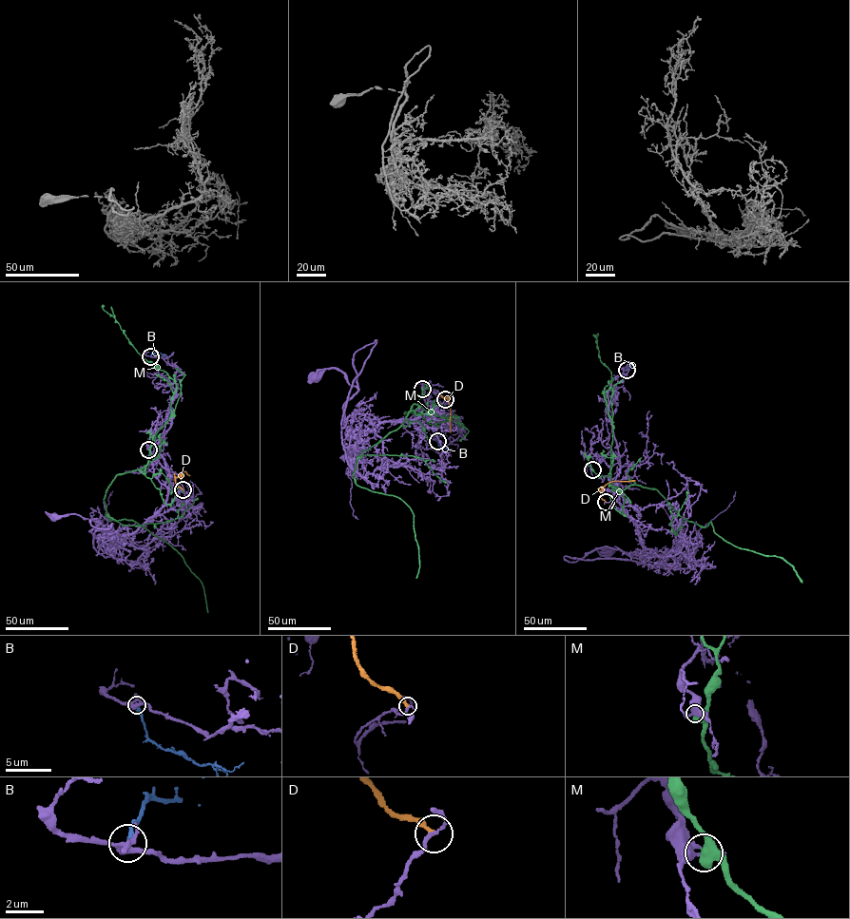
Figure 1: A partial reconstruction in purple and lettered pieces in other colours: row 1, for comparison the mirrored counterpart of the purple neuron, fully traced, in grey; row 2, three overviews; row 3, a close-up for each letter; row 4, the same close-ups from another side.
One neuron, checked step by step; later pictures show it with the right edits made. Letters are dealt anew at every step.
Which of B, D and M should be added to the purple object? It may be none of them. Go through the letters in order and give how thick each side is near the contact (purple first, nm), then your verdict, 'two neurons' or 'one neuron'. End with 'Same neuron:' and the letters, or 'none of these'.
B: calibres 260 and 240 nm; two neurons
D: calibres 170 and 240 nm; two neurons
M: calibres 320 and 600 nm; two neurons
Same neuron: none of these

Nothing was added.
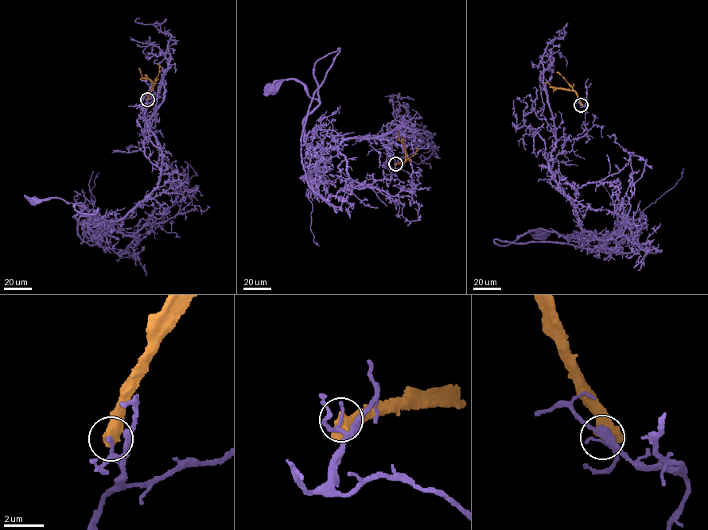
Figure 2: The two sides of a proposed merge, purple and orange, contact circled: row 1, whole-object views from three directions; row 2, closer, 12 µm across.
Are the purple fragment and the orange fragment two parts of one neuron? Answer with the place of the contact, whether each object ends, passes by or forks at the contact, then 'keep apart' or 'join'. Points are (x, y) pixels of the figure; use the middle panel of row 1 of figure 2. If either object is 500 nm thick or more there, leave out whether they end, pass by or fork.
place (395, 164); keep apart

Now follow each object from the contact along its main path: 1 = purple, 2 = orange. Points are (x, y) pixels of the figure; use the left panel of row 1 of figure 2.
1: (147, 99), (144, 152), (160, 176), (149, 195), (106, 221), (33, 200)
2: (147, 98), (153, 85), (148, 78), (142, 77), (138, 68)

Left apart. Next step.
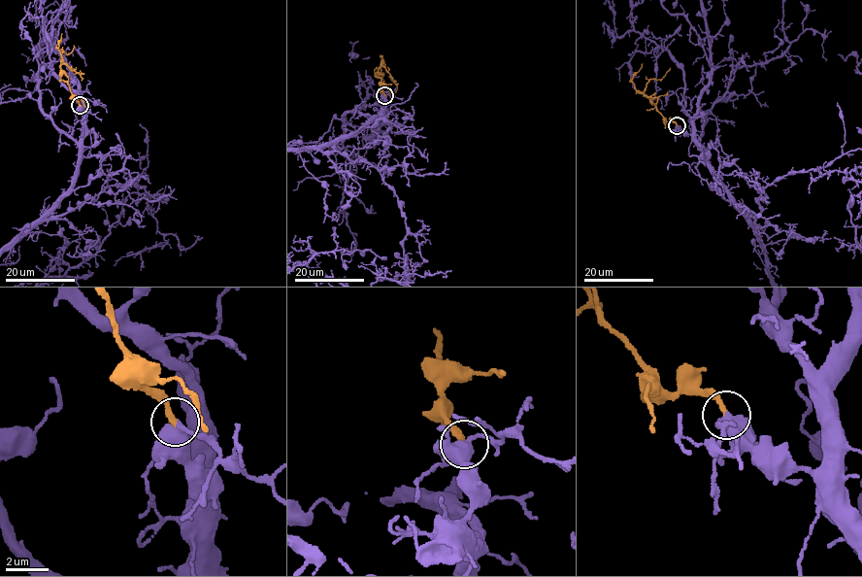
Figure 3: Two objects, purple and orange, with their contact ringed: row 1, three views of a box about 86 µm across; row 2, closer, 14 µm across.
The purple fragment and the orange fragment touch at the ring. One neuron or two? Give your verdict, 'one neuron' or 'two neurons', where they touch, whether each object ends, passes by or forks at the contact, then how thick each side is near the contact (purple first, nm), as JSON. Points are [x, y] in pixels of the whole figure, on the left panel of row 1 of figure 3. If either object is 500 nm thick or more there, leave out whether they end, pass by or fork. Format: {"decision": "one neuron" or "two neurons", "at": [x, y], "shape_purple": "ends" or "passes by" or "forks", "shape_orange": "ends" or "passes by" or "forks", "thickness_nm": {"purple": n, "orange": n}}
{"decision": "one neuron", "at": [80, 105], "shape_purple": "passes by", "shape_orange": "ends", "thickness_nm": {"purple": 480, "orange": 280}}

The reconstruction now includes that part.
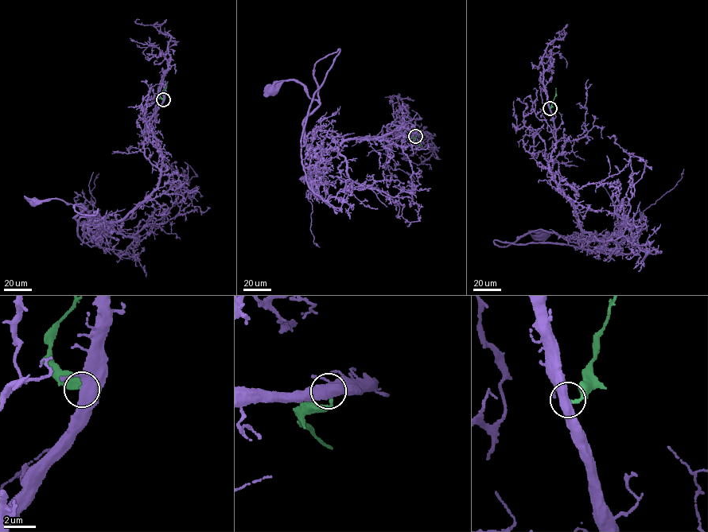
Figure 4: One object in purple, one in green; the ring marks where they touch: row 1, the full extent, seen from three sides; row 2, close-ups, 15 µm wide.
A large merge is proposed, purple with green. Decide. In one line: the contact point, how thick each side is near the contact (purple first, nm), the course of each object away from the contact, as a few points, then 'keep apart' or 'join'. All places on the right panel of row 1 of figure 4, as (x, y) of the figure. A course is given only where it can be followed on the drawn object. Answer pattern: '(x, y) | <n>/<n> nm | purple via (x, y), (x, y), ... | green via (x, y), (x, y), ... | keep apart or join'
(550, 108) | 480/170 nm | purple via (550, 108), (555, 142), (550, 173), (571, 203), (581, 228), (597, 236), (529, 232), (542, 236) | green via (550, 108), (555, 95), (556, 88) | keep apart

